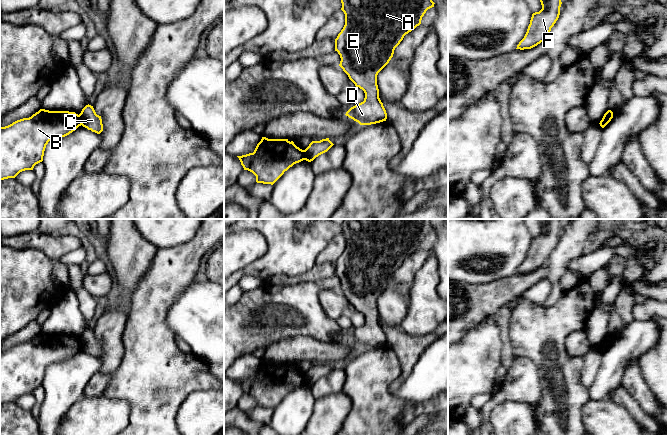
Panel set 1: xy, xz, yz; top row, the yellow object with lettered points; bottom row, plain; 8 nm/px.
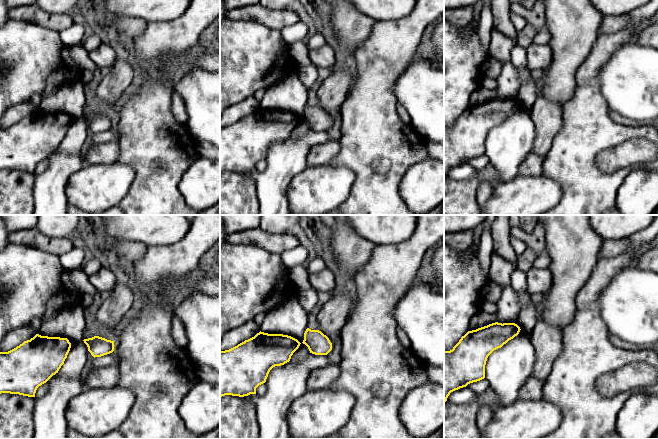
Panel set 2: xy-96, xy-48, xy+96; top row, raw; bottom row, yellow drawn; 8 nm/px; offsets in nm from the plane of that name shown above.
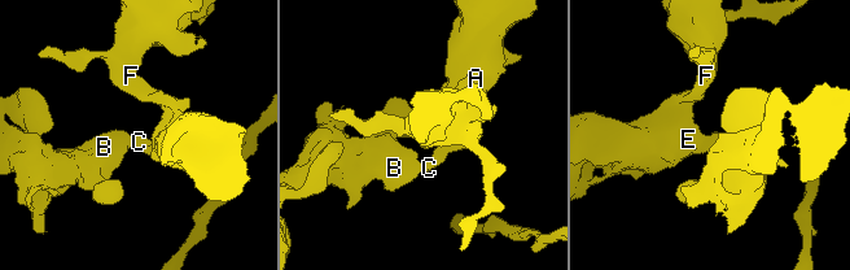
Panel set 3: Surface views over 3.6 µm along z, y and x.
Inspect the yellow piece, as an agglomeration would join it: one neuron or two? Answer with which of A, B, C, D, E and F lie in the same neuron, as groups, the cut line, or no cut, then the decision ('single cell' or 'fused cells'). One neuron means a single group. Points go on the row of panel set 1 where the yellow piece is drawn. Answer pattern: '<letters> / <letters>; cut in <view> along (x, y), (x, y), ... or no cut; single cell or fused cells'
A C D E F / B; cut in xy along (78, 115), (81, 124); fused cells

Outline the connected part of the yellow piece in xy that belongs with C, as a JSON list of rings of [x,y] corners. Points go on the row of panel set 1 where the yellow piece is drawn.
[[[86,105],[81,113],[79,114],[81,118],[81,125],[92,132],[100,134],[103,131],[103,124],[101,116],[97,115],[93,106]]]

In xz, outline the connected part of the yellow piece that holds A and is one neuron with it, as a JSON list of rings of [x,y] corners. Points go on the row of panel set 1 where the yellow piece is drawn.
[[[341,0],[341,3],[345,25],[335,39],[335,51],[341,58],[339,66],[365,93],[364,101],[351,107],[345,115],[360,125],[386,121],[377,75],[389,63],[404,36],[421,24],[422,17],[435,3],[432,0]]]

